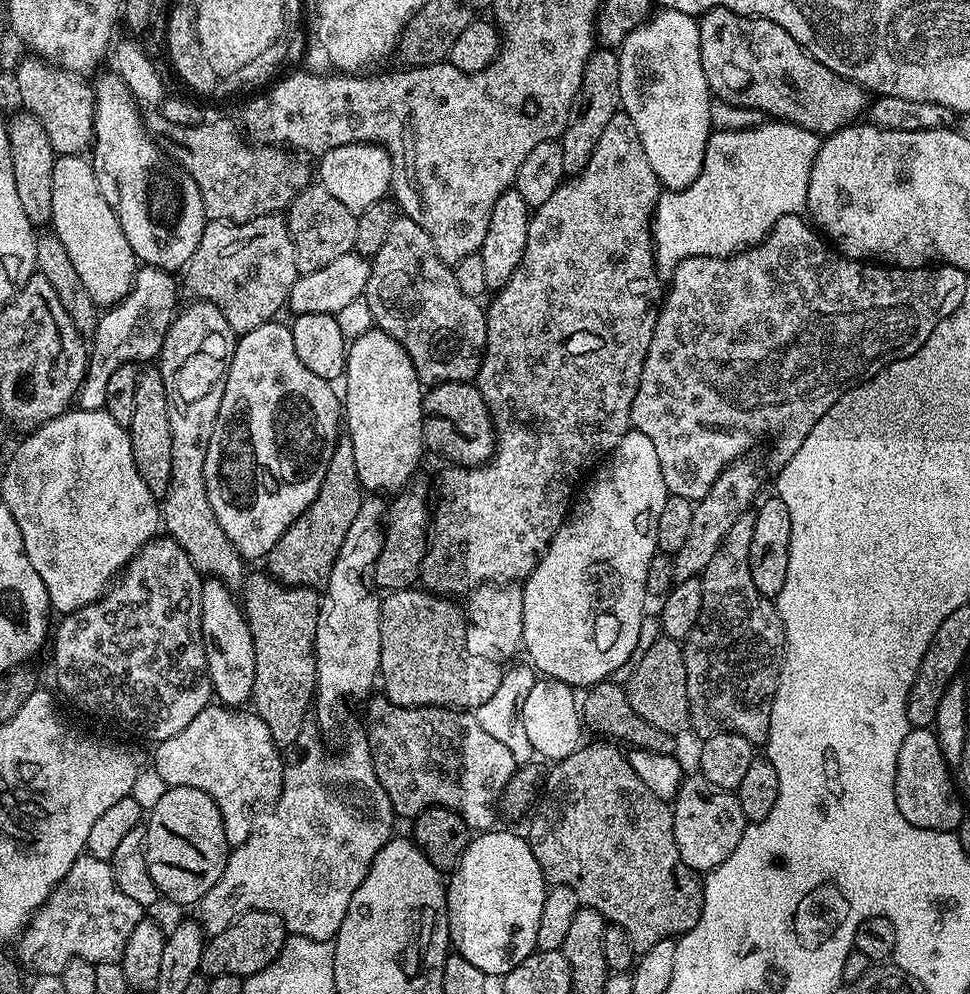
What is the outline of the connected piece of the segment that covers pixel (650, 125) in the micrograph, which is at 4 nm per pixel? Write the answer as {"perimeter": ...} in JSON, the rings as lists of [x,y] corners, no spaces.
{"perimeter":[[[669,8],[657,11],[618,45],[618,55],[620,107],[638,129],[638,138],[642,138],[642,150],[646,150],[646,162],[650,162],[650,170],[654,170],[665,189],[677,192],[690,186],[702,170],[706,146],[714,131],[714,97],[708,88],[706,73],[702,70],[700,26],[697,17]]]}

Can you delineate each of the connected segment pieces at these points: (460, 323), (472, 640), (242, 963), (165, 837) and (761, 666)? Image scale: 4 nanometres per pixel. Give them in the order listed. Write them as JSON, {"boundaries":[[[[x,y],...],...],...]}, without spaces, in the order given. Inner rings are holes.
{"boundaries":[[[[396,217],[388,227],[378,254],[371,257],[371,262],[371,274],[367,278],[363,300],[370,308],[375,327],[394,338],[406,350],[420,382],[426,386],[435,386],[450,381],[473,381],[480,369],[485,348],[487,313],[479,301],[463,293],[458,286],[455,271],[439,258],[426,230],[408,217]]],[[[515,583],[486,584],[473,589],[467,597],[465,649],[479,659],[505,662],[521,649],[524,636],[522,626],[523,589]]],[[[244,912],[236,917],[230,926],[226,926],[226,930],[222,930],[222,934],[211,937],[205,943],[200,972],[208,978],[222,974],[234,974],[241,978],[253,976],[258,974],[258,970],[270,966],[270,962],[274,962],[274,958],[278,958],[285,939],[286,929],[282,918],[278,918],[278,914]]],[[[178,786],[165,787],[163,791],[152,813],[146,816],[146,866],[150,870],[150,878],[154,878],[154,886],[158,886],[165,901],[196,906],[226,870],[230,845],[226,842],[222,814],[206,790]]],[[[743,512],[726,530],[722,546],[710,558],[710,566],[702,569],[699,577],[702,586],[702,610],[694,630],[682,642],[686,662],[686,694],[691,731],[701,732],[707,738],[713,732],[733,732],[746,738],[753,746],[760,746],[768,739],[770,710],[776,687],[780,681],[780,666],[784,662],[784,619],[775,603],[754,586],[750,578],[750,542],[754,539],[754,515]]]]}

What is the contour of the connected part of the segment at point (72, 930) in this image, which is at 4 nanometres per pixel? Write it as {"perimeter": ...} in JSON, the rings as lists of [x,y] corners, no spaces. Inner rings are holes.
{"perimeter":[[[81,854],[20,933],[14,944],[14,956],[32,974],[59,976],[74,958],[98,965],[117,955],[128,932],[145,916],[142,905],[122,894],[109,861]]]}

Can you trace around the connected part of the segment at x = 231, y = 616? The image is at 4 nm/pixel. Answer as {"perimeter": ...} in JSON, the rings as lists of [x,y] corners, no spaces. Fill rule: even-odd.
{"perimeter":[[[208,578],[202,586],[202,634],[208,663],[208,677],[215,699],[225,706],[244,706],[252,698],[254,678],[254,642],[248,619],[239,599],[232,597],[233,589],[223,580]]]}

